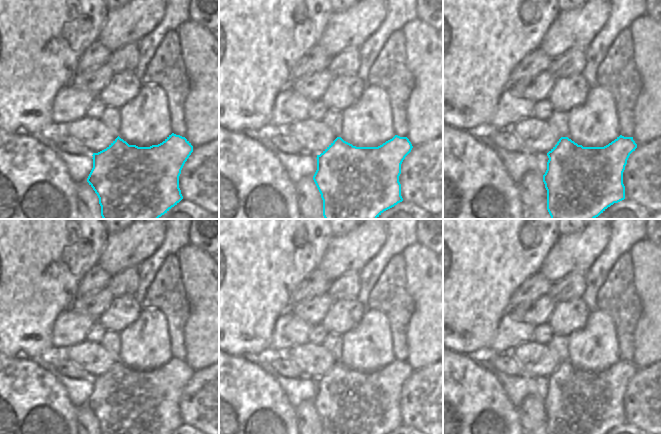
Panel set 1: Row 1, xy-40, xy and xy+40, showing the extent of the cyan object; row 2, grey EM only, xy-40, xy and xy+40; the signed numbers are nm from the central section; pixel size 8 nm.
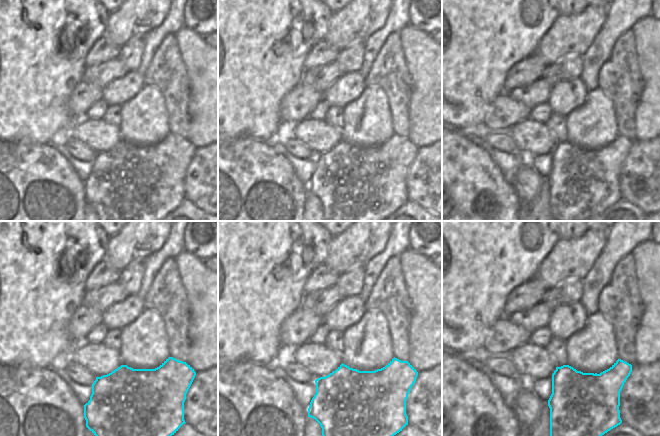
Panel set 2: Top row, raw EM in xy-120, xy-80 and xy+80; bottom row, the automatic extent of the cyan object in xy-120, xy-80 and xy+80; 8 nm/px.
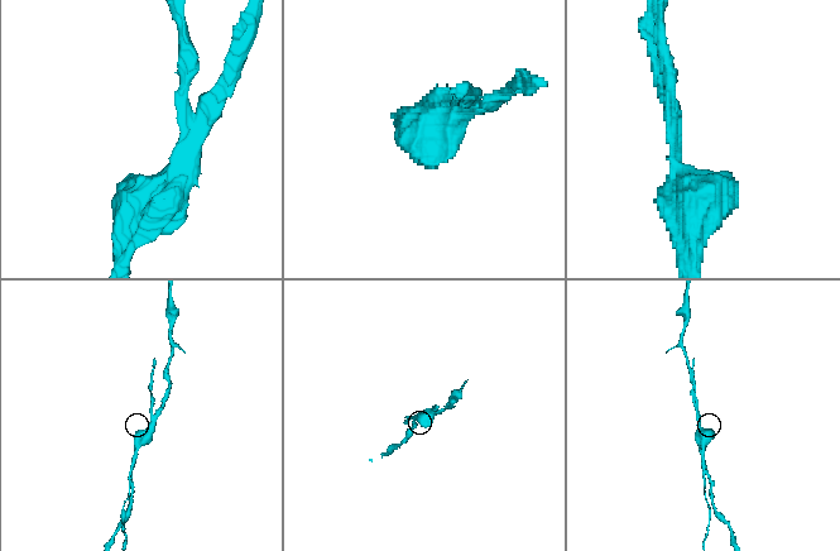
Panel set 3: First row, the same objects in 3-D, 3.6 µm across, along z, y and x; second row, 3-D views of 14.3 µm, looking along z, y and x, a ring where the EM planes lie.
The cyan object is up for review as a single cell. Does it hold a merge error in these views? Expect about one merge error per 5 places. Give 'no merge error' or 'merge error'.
merge error

